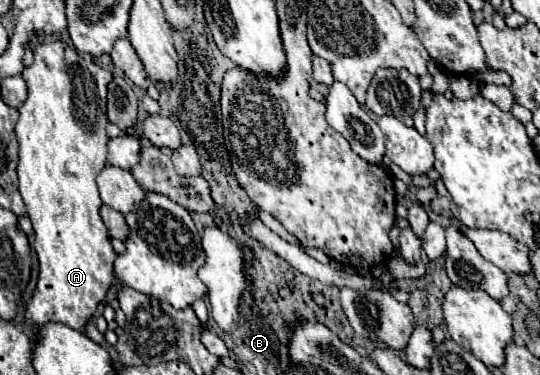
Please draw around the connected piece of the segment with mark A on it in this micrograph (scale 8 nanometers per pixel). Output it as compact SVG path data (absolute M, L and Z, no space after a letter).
M66 43L38 45L34 51L34 63L26 67L22 75L28 83L28 99L18 109L20 119L16 123L16 137L20 143L18 181L20 195L34 225L34 251L40 265L36 291L26 303L24 319L34 335L38 335L40 327L48 321L58 321L76 331L84 331L114 281L116 253L108 229L100 219L102 199L96 187L96 175L106 167L106 87L112 75L102 67L94 67L92 71L82 67L76 49Z

